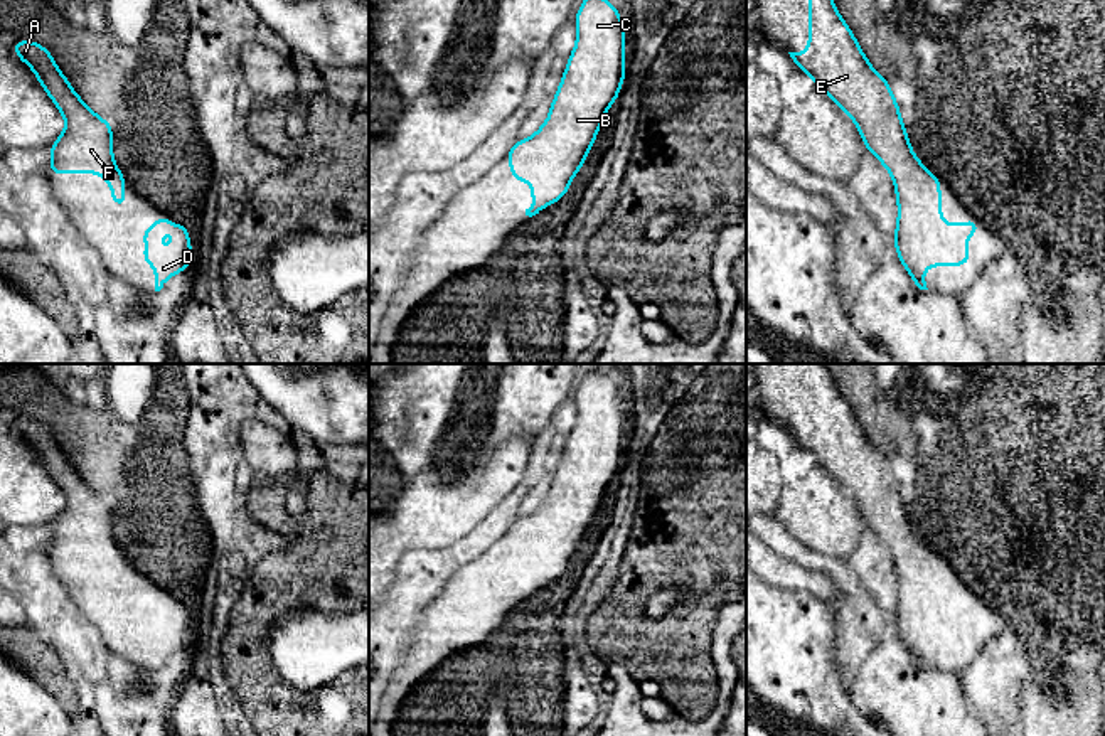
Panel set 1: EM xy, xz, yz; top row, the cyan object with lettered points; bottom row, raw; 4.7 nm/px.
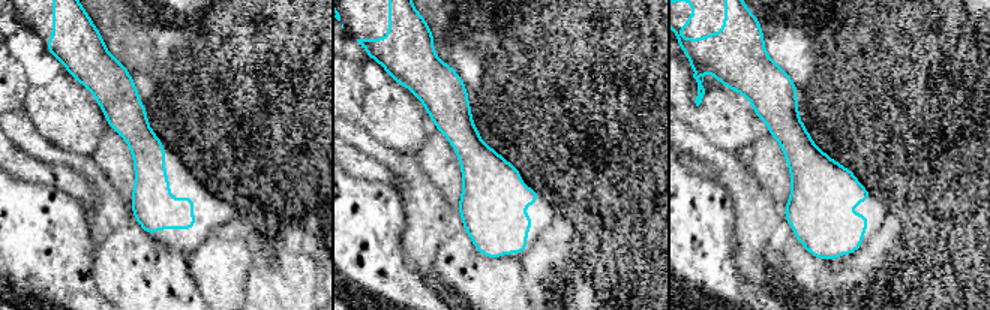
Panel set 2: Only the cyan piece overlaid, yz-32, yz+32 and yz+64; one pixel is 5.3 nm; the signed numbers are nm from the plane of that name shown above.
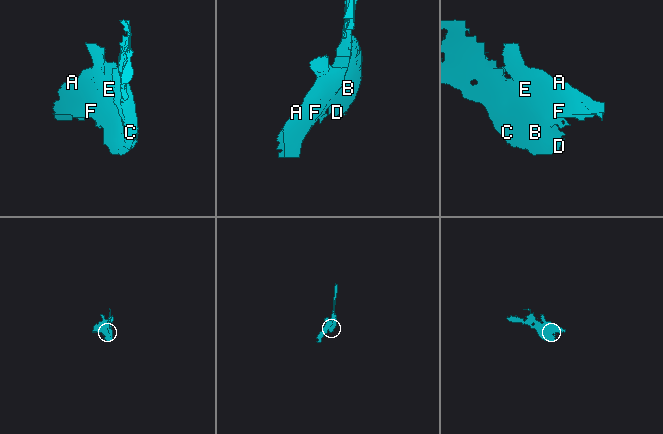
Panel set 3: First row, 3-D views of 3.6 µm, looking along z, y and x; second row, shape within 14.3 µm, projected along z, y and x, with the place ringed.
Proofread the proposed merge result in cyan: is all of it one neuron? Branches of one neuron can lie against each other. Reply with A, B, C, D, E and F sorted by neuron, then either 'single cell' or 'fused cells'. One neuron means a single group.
A B C D E F; single cell

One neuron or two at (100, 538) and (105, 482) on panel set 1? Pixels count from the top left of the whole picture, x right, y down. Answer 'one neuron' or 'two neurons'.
two neurons

